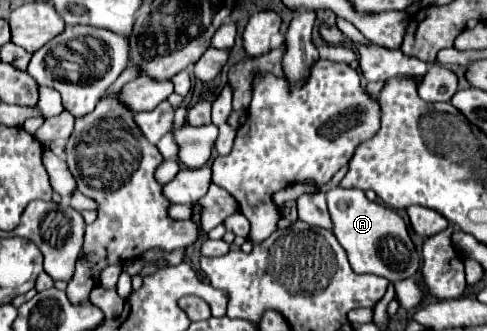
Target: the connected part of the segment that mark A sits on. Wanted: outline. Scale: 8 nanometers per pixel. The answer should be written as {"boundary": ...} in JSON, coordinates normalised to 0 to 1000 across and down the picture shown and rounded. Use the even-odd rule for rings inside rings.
{"boundary":[[[678,568],[669,580],[674,598],[674,634],[686,671],[686,713],[694,719],[694,731],[706,743],[706,755],[715,761],[715,785],[719,804],[731,828],[772,828],[772,834],[789,834],[793,846],[801,846],[805,858],[817,846],[834,846],[846,840],[858,810],[858,767],[854,749],[838,713],[838,689],[830,677],[830,665],[797,622],[760,610],[743,574],[706,574],[706,568]],[[797,719],[813,719],[830,737],[830,749],[821,749],[821,767],[813,779],[789,779],[784,773],[784,731]]]}

